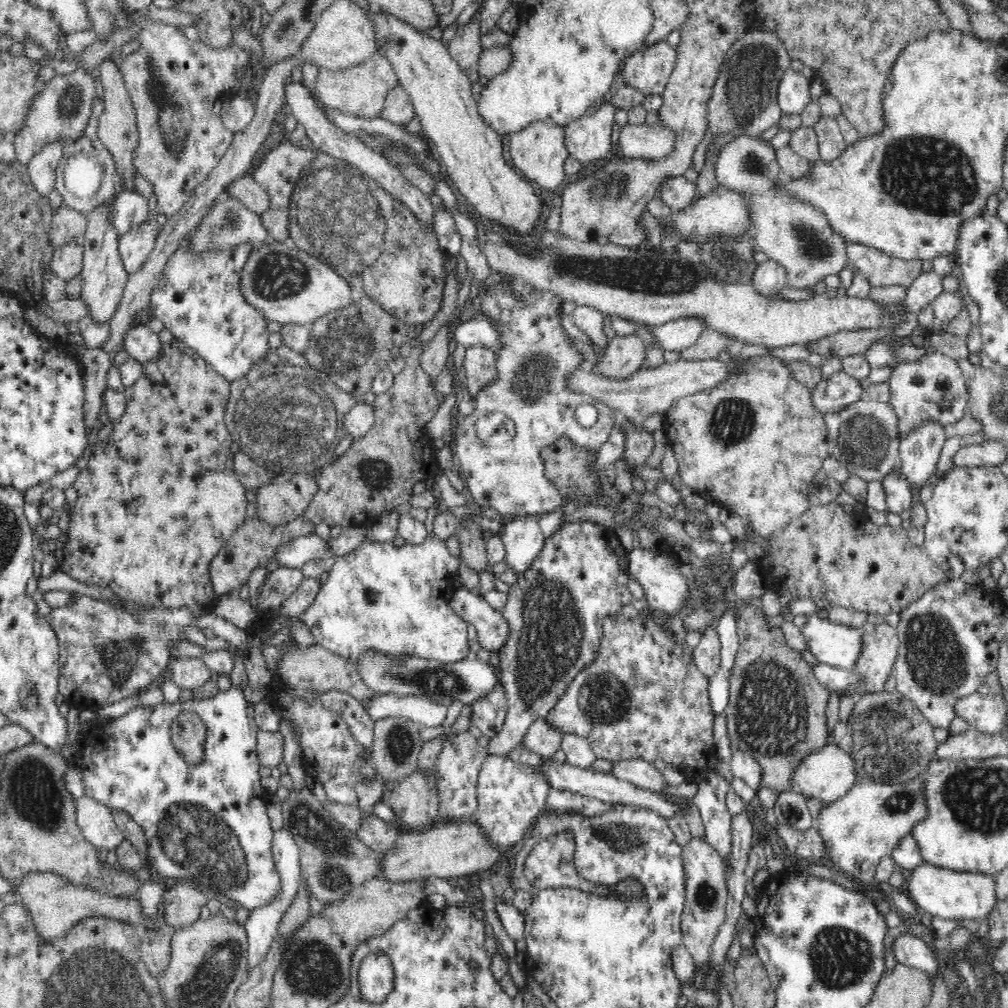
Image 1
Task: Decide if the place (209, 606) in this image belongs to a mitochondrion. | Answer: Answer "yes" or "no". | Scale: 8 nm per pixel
no

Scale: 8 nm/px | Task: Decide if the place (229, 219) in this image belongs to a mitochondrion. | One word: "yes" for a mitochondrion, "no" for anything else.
yes

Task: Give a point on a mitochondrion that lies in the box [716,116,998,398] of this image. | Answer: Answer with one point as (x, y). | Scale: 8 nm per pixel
(928, 174)

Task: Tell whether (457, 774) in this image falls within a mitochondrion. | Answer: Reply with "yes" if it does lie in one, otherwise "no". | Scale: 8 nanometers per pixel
no

